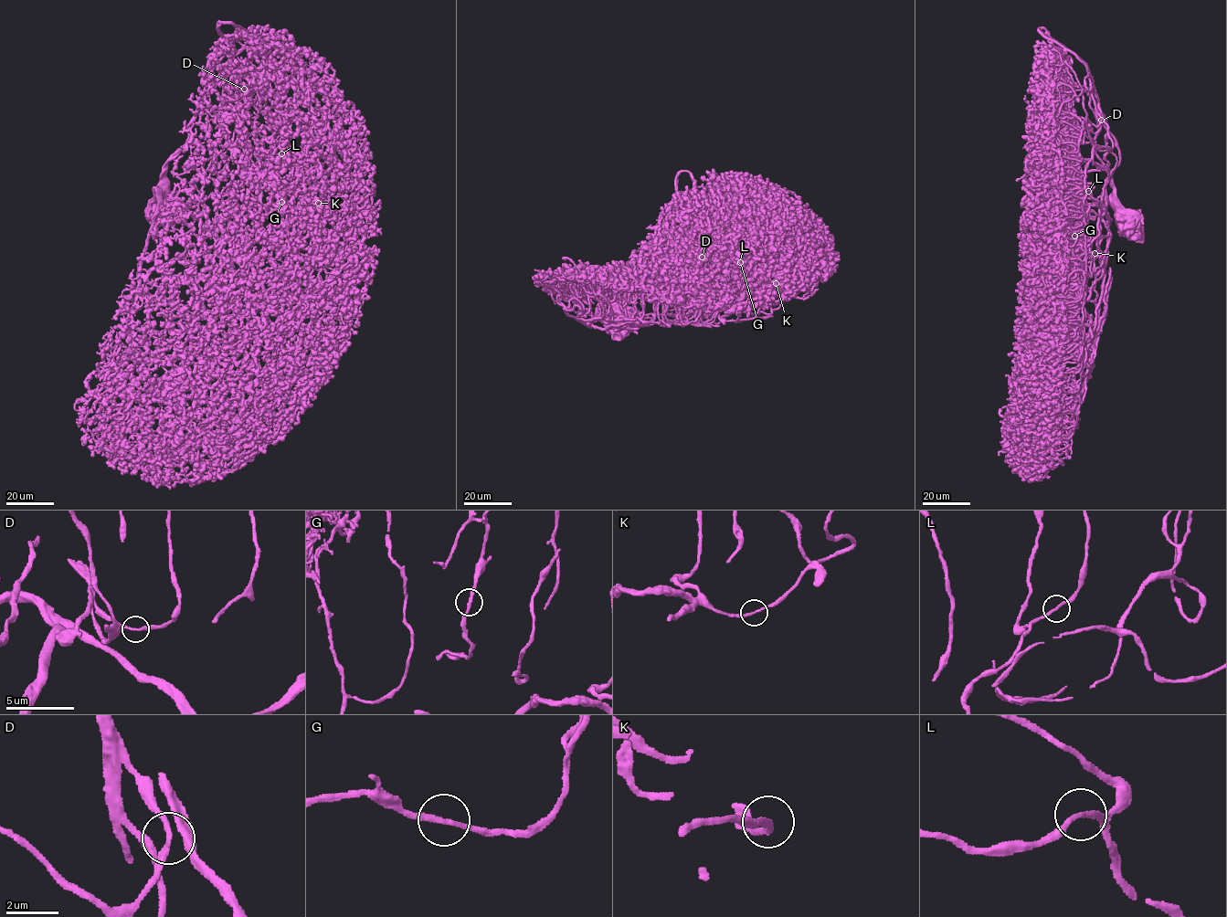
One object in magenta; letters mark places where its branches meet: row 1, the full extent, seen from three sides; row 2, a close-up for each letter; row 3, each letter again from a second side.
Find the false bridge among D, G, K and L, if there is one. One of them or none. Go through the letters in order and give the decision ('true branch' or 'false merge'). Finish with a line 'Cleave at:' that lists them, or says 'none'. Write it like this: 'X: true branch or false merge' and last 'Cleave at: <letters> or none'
D: true branch
G: true branch
K: true branch
L: true branch
Cleave at: none

